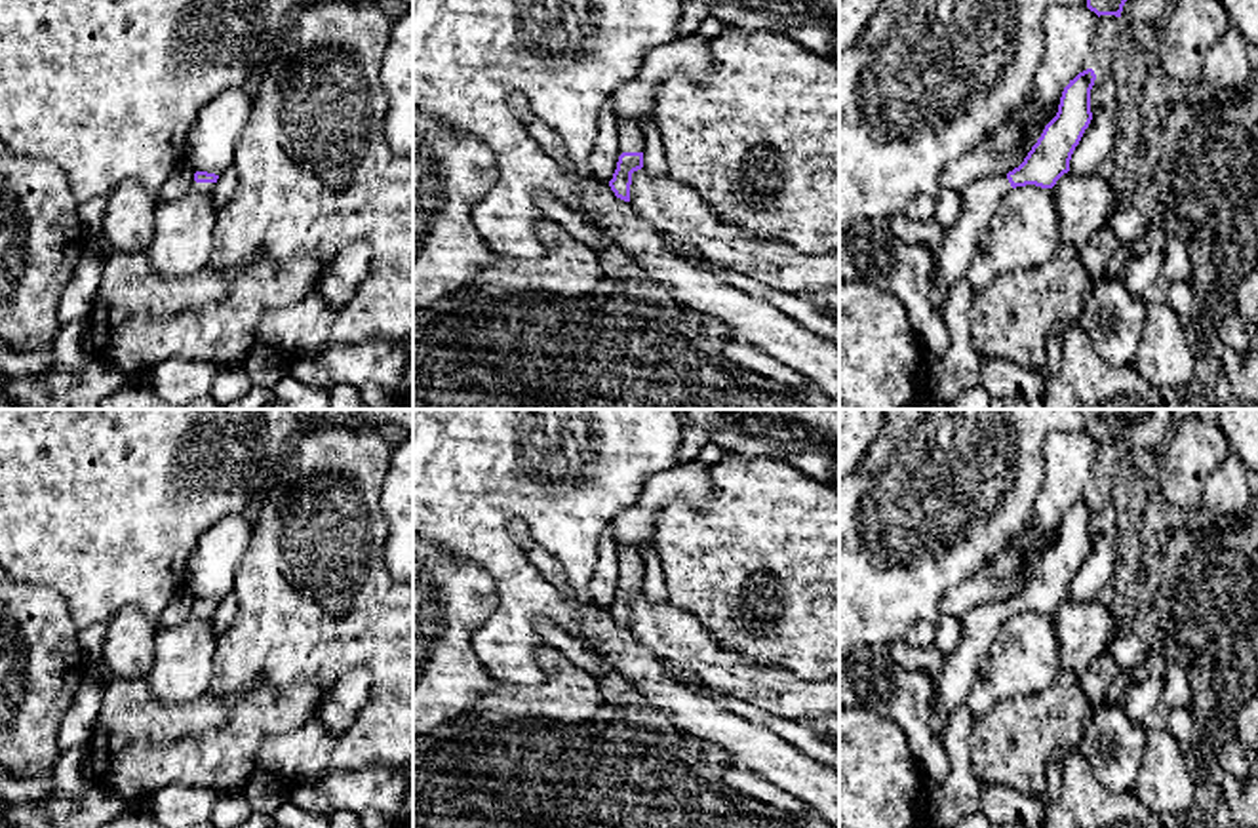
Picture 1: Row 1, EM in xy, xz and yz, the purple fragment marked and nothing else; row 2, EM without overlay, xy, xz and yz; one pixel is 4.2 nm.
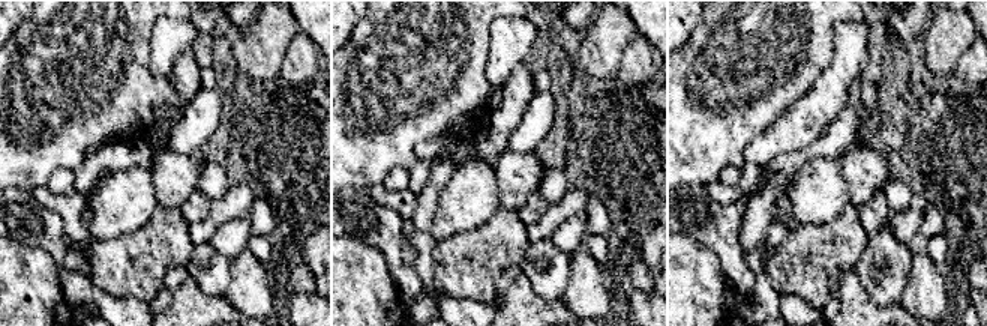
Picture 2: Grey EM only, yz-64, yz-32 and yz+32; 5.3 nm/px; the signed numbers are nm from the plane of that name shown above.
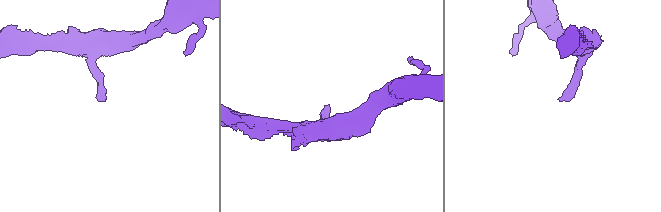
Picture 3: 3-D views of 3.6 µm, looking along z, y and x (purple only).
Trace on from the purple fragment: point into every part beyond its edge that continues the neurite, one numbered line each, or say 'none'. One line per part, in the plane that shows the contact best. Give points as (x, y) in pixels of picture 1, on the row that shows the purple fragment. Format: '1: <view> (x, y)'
1: xz (630, 138)

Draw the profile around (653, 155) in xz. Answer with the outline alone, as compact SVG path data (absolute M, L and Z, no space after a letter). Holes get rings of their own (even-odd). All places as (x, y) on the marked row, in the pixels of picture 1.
M653 114L643 120L643 168L649 175L668 175L668 164L660 143L658 126Z

